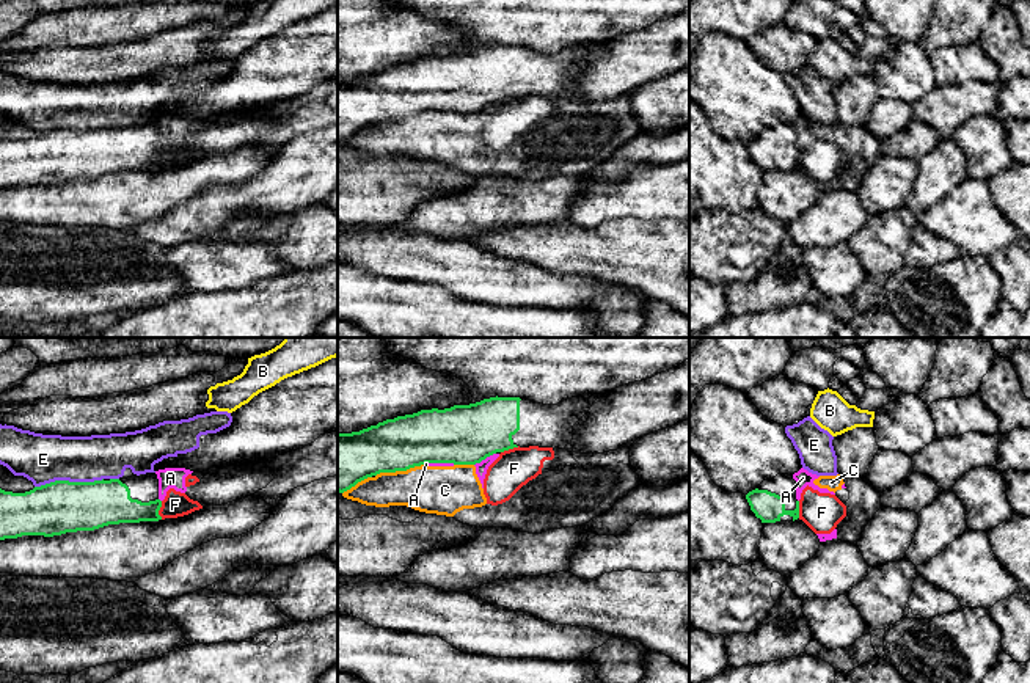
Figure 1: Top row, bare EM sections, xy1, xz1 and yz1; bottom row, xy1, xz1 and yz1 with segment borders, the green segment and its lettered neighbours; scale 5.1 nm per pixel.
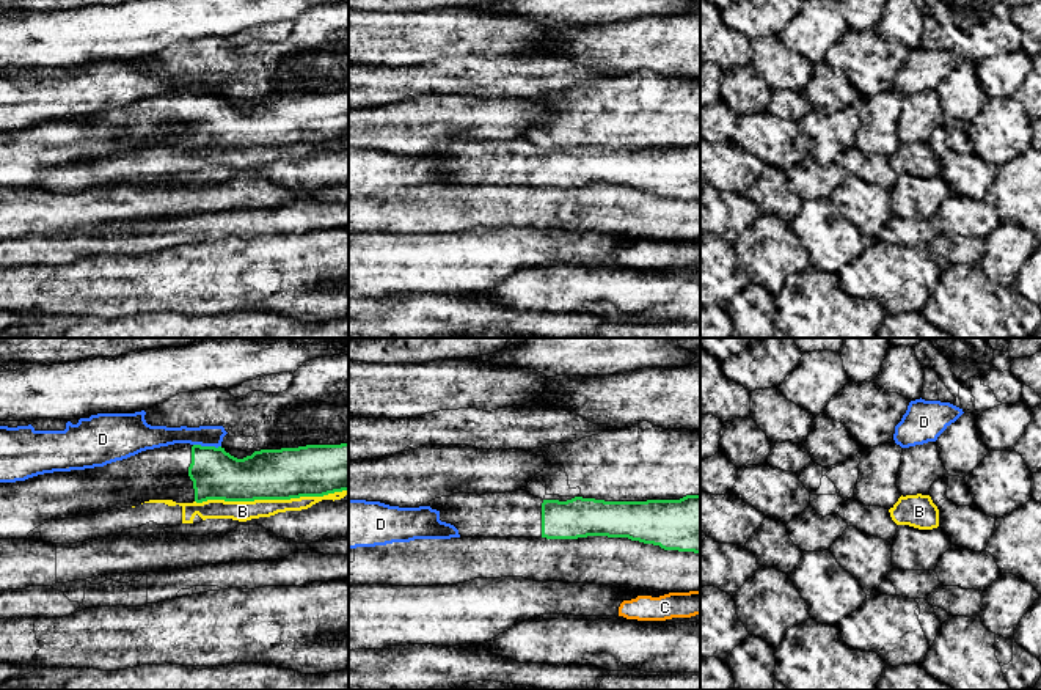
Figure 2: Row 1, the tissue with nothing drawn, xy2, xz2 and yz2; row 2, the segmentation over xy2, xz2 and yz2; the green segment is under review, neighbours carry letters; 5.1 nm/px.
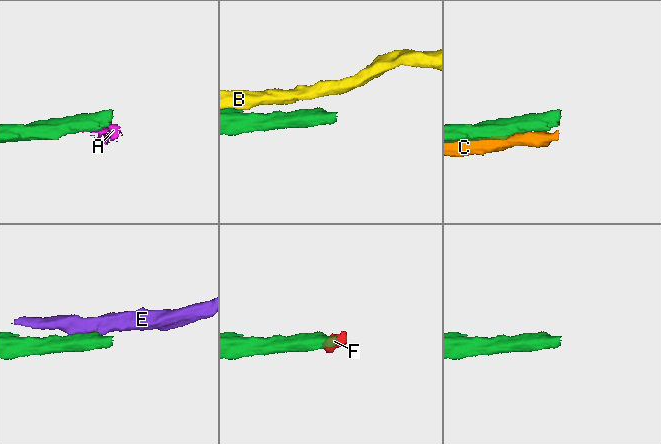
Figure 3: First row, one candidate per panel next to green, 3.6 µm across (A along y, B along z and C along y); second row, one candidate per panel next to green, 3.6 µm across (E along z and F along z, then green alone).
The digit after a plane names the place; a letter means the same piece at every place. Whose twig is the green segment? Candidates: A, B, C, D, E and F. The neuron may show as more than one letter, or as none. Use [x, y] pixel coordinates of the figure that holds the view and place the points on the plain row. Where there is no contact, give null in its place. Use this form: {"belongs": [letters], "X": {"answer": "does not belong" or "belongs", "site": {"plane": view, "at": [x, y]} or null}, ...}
{"belongs": [], "A": {"answer": "does not belong", "site": {"plane": "xz1", "at": [484, 107]}}, "B": {"answer": "does not belong", "site": {"plane": "xy2", "at": [270, 146]}}, "C": {"answer": "does not belong", "site": {"plane": "xz1", "at": [399, 118]}}, "D": {"answer": "does not belong", "site": {"plane": "xy2", "at": [208, 95]}}, "E": {"answer": "does not belong", "site": {"plane": "xy1", "at": [68, 129]}}, "F": {"answer": "does not belong", "site": {"plane": "xy1", "at": [159, 157]}}}

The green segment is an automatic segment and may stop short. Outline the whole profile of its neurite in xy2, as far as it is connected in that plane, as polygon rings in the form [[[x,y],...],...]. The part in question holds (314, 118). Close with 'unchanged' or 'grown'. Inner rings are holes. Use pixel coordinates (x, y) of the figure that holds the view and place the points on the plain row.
[[[174,91],[86,118],[44,121],[0,130],[0,187],[25,187],[35,176],[60,167],[97,163],[149,148],[203,151],[323,145],[349,138],[349,91],[261,97],[237,107],[218,94]]] | grown

